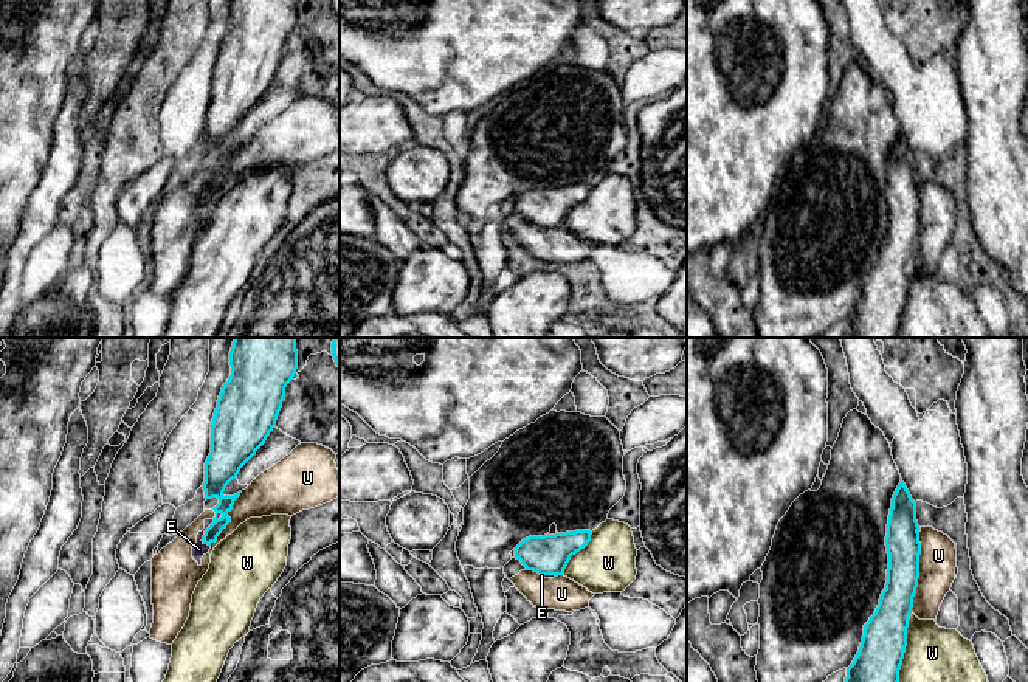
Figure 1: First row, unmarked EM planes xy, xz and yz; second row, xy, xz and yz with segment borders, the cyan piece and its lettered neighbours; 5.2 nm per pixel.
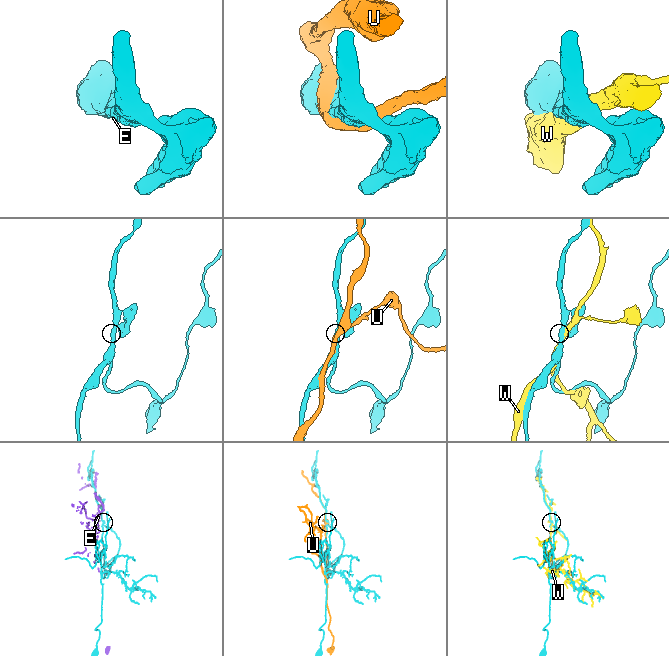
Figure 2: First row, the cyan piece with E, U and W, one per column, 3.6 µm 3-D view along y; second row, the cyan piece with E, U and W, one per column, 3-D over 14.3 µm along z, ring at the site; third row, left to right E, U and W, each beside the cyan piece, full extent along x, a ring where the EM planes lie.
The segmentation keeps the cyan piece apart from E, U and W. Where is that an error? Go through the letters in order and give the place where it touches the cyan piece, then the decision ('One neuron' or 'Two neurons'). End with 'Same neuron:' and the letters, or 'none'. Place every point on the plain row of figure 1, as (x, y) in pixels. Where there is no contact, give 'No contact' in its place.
E: Touches cyan at xy (206, 182). Two neurons
U: Touches cyan at yz (918, 225). Two neurons
W: Touches cyan at yz (904, 301). Two neurons
Same neuron: none

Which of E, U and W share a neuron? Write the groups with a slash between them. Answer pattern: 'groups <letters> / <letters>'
groups E U / W

